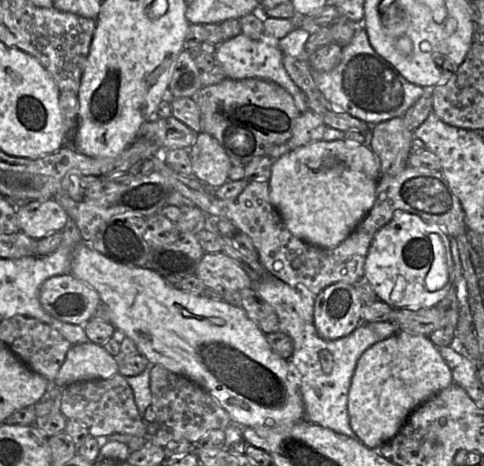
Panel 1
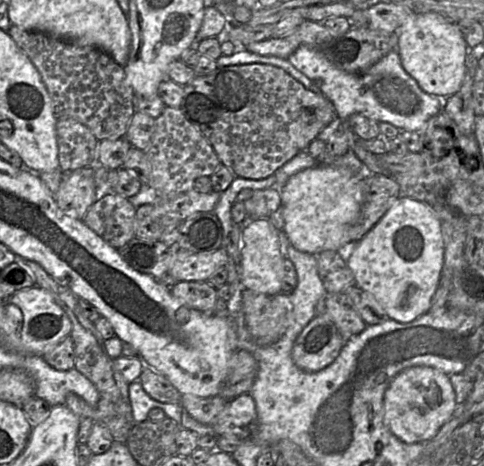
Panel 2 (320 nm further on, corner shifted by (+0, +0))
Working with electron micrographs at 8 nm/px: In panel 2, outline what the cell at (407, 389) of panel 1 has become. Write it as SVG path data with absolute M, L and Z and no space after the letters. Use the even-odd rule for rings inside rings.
M414 366L399 373L385 391L383 403L384 425L407 444L425 443L432 439L458 408L449 376L427 366Z

